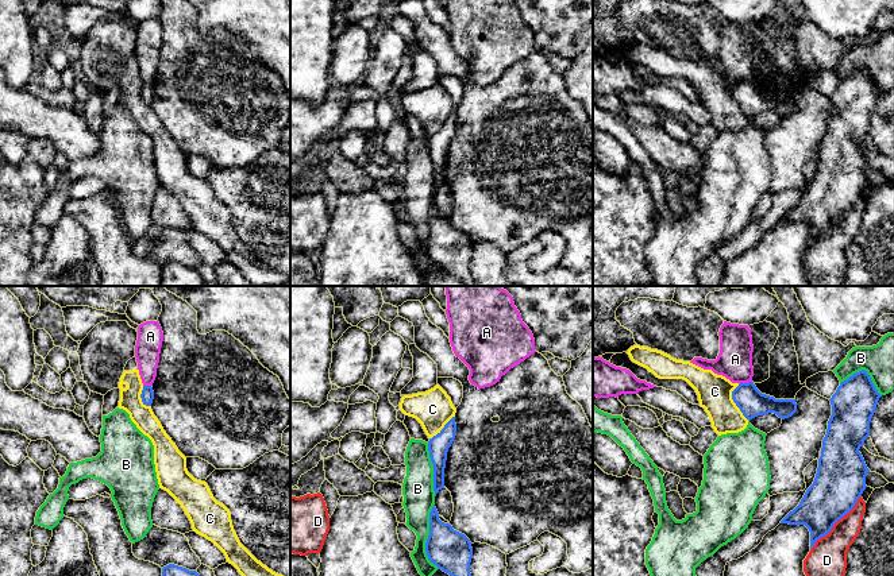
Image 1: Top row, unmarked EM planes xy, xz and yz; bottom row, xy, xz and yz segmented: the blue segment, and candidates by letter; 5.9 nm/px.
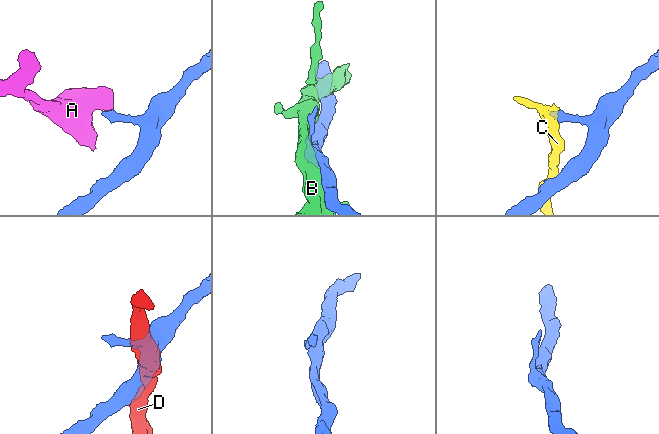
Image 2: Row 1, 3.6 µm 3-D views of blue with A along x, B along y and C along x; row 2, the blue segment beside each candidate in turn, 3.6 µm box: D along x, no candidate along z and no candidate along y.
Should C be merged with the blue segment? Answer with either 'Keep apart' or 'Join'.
Keep apart

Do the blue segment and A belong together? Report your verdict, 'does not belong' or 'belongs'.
does not belong

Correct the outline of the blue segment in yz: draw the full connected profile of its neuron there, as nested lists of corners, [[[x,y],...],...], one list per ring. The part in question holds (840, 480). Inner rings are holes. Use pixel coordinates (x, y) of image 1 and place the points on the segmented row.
[[[862,370],[841,382],[832,395],[832,415],[822,440],[821,456],[813,484],[806,490],[799,505],[781,523],[805,525],[810,531],[810,549],[825,537],[833,525],[849,513],[866,490],[870,472],[859,449],[870,436],[870,422],[882,395],[875,388],[867,371]]]

